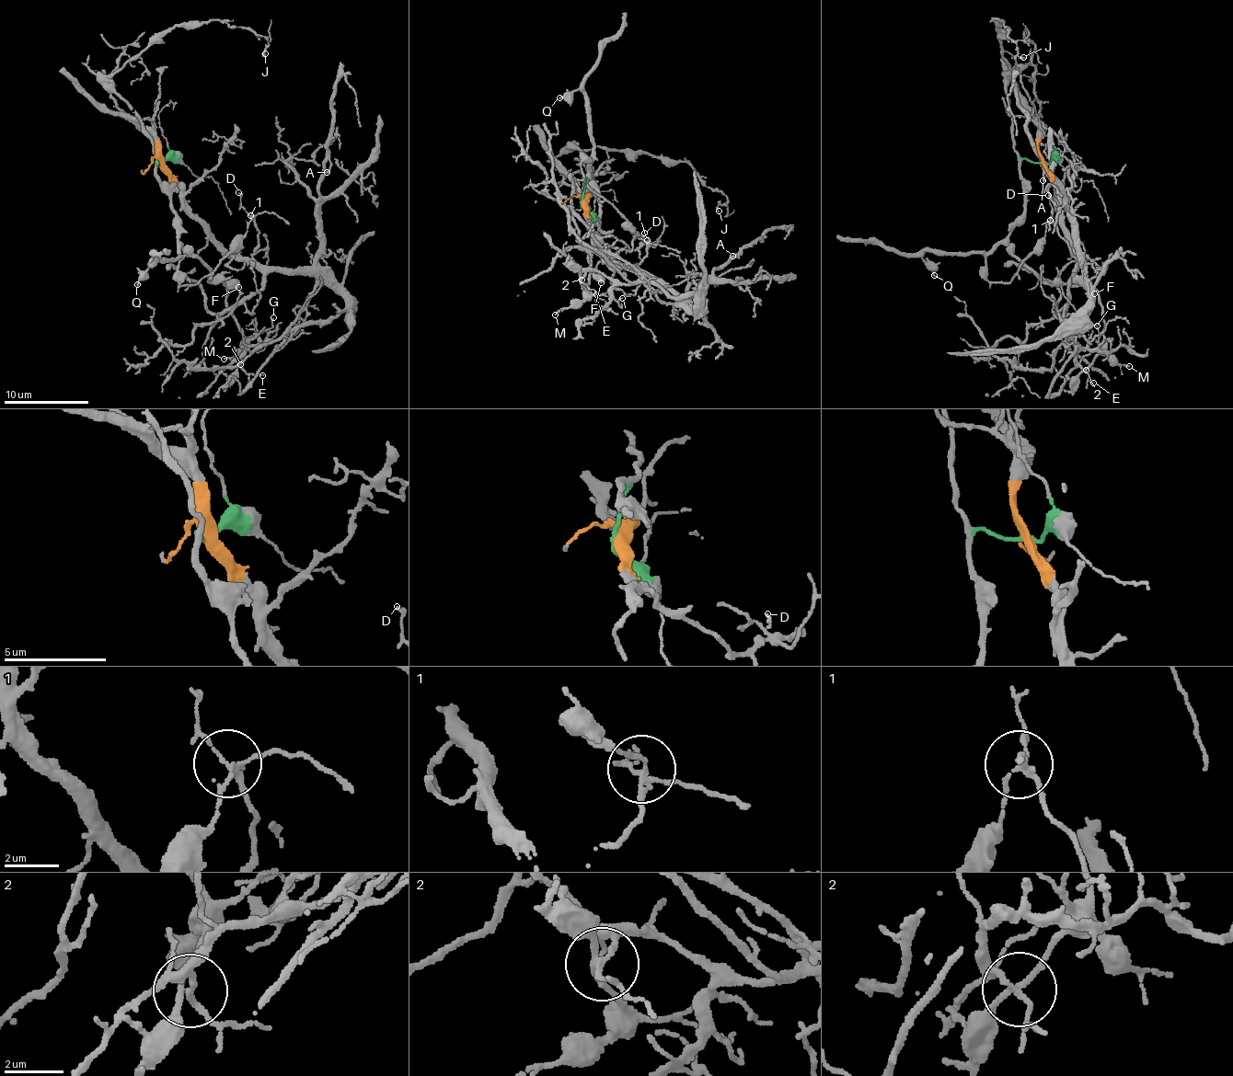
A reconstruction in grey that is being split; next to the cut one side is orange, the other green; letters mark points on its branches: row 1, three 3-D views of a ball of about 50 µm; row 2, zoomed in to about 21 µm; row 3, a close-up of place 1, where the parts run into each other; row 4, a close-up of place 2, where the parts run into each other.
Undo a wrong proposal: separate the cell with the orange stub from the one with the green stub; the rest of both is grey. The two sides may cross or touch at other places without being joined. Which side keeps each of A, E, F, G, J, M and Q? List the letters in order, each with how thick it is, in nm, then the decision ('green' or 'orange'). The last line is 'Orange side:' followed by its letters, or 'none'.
A: 160 nm | orange
E: 120 nm | orange
F: 550 nm | green
G: 100 nm | green
J: 110 nm | green
M: 120 nm | green
Q: 240 nm | green
Orange side: A, E

